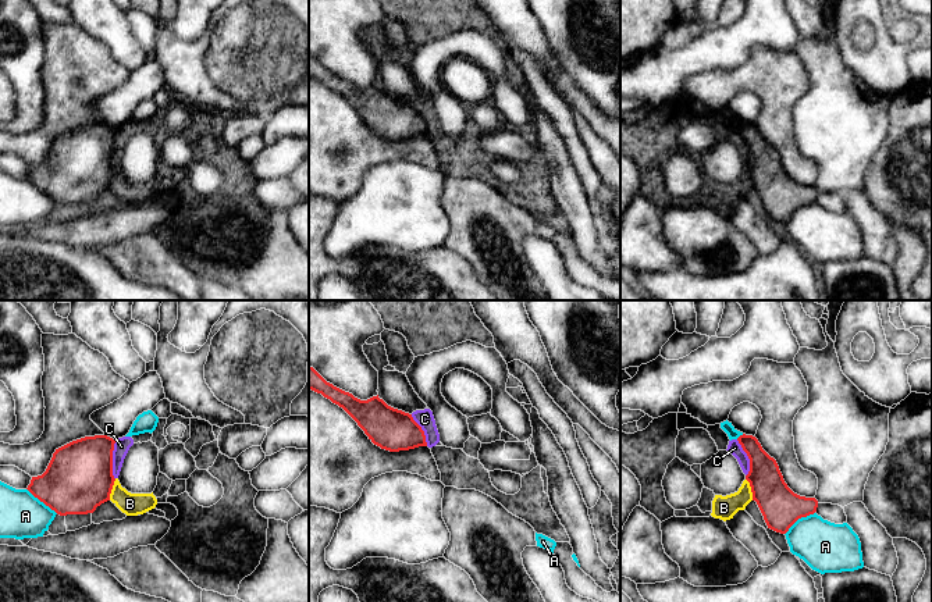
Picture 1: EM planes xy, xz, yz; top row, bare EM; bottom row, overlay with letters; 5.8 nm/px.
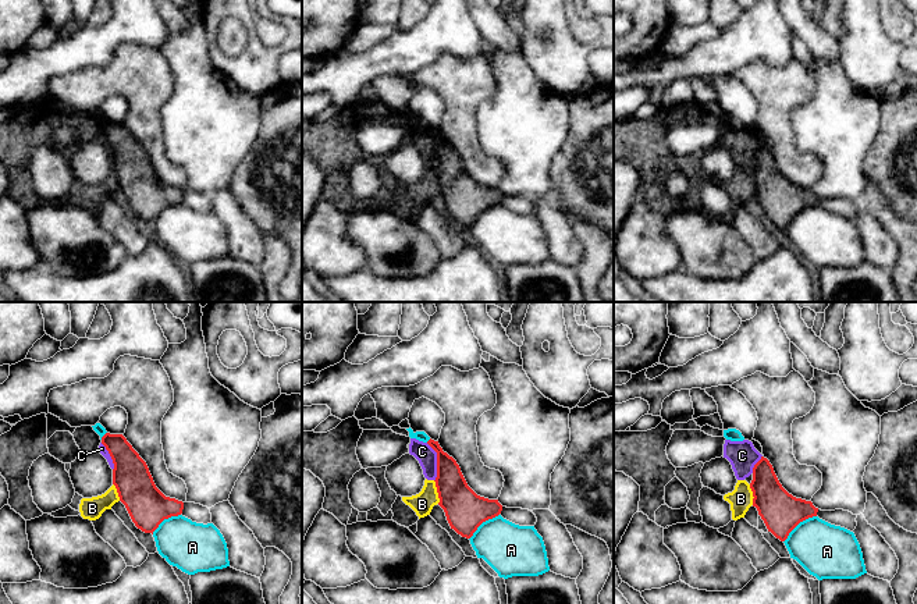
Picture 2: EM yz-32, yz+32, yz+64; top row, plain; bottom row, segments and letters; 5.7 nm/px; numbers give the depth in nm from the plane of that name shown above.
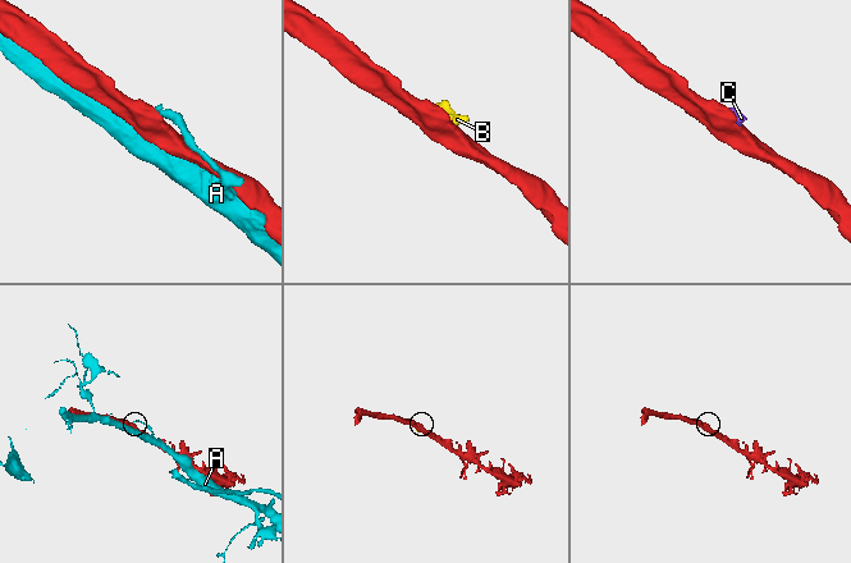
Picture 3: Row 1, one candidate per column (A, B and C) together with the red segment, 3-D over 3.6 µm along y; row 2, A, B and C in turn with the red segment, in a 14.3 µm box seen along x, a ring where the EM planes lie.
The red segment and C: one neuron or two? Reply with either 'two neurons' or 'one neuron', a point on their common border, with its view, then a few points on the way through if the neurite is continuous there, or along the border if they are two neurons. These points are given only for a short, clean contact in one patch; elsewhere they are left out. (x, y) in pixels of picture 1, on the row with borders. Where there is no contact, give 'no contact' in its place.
two neurons; contact xy (111, 460); border xy (116, 441), (113, 451), (114, 478)

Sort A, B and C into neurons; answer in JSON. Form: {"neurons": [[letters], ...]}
{"neurons": [["A"], ["B", "C"]]}

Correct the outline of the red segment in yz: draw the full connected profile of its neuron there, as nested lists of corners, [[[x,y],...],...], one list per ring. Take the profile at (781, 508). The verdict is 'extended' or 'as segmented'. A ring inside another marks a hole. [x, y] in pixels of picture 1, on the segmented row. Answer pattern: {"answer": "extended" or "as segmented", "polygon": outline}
{"answer": "as segmented", "polygon": [[[743,434],[737,441],[750,459],[746,480],[768,528],[786,534],[798,519],[817,512],[818,501],[800,496],[787,487],[776,460],[762,449],[755,437]]]}

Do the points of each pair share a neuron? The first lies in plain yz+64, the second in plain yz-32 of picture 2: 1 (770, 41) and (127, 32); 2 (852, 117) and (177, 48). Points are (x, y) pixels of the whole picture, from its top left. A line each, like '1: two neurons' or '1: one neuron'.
1: one neuron
2: one neuron

